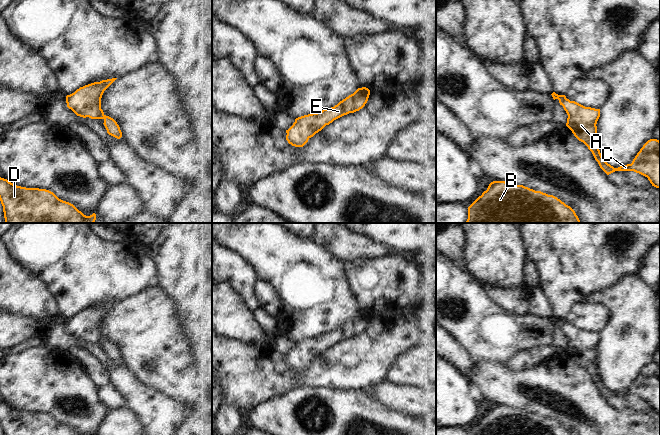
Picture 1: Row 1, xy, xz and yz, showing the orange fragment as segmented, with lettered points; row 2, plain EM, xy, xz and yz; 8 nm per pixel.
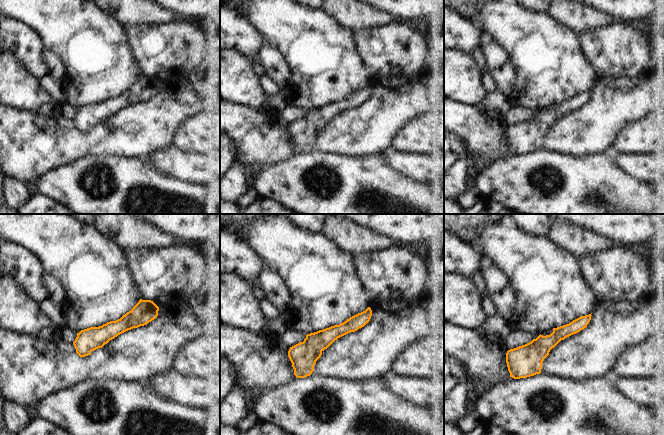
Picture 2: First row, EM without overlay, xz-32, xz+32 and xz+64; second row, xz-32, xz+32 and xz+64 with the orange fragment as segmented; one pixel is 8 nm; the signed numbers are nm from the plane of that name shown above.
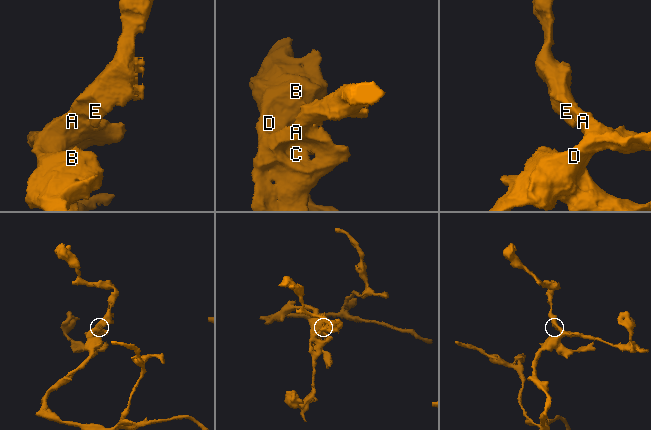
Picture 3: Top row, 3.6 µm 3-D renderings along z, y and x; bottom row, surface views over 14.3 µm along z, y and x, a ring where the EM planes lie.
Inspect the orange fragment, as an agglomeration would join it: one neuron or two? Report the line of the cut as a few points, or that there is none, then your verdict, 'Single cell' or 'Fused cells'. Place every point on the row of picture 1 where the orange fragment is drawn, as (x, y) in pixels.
No split. Single cell

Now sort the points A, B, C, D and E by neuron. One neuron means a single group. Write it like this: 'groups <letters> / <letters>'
groups A B C D E

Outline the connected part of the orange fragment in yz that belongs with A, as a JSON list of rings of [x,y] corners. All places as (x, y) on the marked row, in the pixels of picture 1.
[[[552,94],[563,106],[568,118],[566,126],[574,136],[583,142],[592,152],[600,168],[607,174],[615,171],[634,171],[648,178],[652,186],[660,189],[660,141],[648,140],[637,153],[631,164],[614,168],[602,157],[597,142],[597,121],[600,109],[585,107],[575,101],[570,101],[565,95]]]

